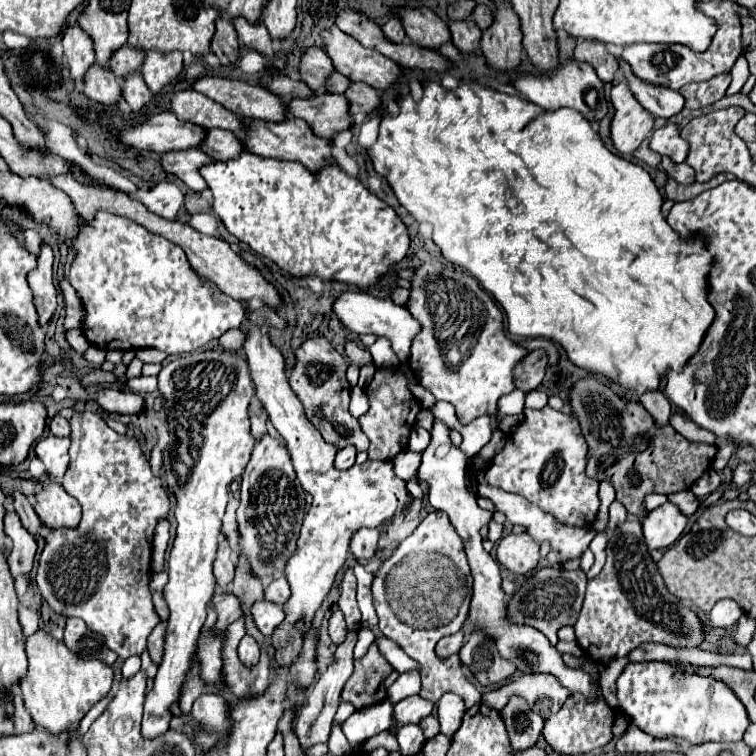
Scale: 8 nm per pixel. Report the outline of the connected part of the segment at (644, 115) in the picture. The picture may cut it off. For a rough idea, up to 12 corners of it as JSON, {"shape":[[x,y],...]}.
{"shape":[[625,81],[611,89],[611,139],[633,153],[653,131],[655,117]]}

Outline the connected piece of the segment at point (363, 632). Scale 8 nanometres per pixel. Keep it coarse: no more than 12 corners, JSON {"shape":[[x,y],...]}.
{"shape":[[367,627],[359,629],[355,657],[363,657],[371,643],[374,633]]}

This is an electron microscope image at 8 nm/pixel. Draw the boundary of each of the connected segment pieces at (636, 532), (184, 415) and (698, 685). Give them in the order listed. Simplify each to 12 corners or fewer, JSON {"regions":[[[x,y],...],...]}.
{"regions":[[[639,521],[587,583],[577,643],[597,663],[645,641],[697,647]],[[245,359],[165,365],[175,495],[163,659],[141,735],[171,727],[193,667],[229,483],[255,447]],[[627,663],[621,713],[657,739],[735,743],[749,717],[719,679]]]}

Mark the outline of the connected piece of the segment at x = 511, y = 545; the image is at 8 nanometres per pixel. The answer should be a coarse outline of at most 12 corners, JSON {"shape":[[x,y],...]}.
{"shape":[[527,533],[507,535],[497,561],[527,575],[539,563],[539,545]]}

